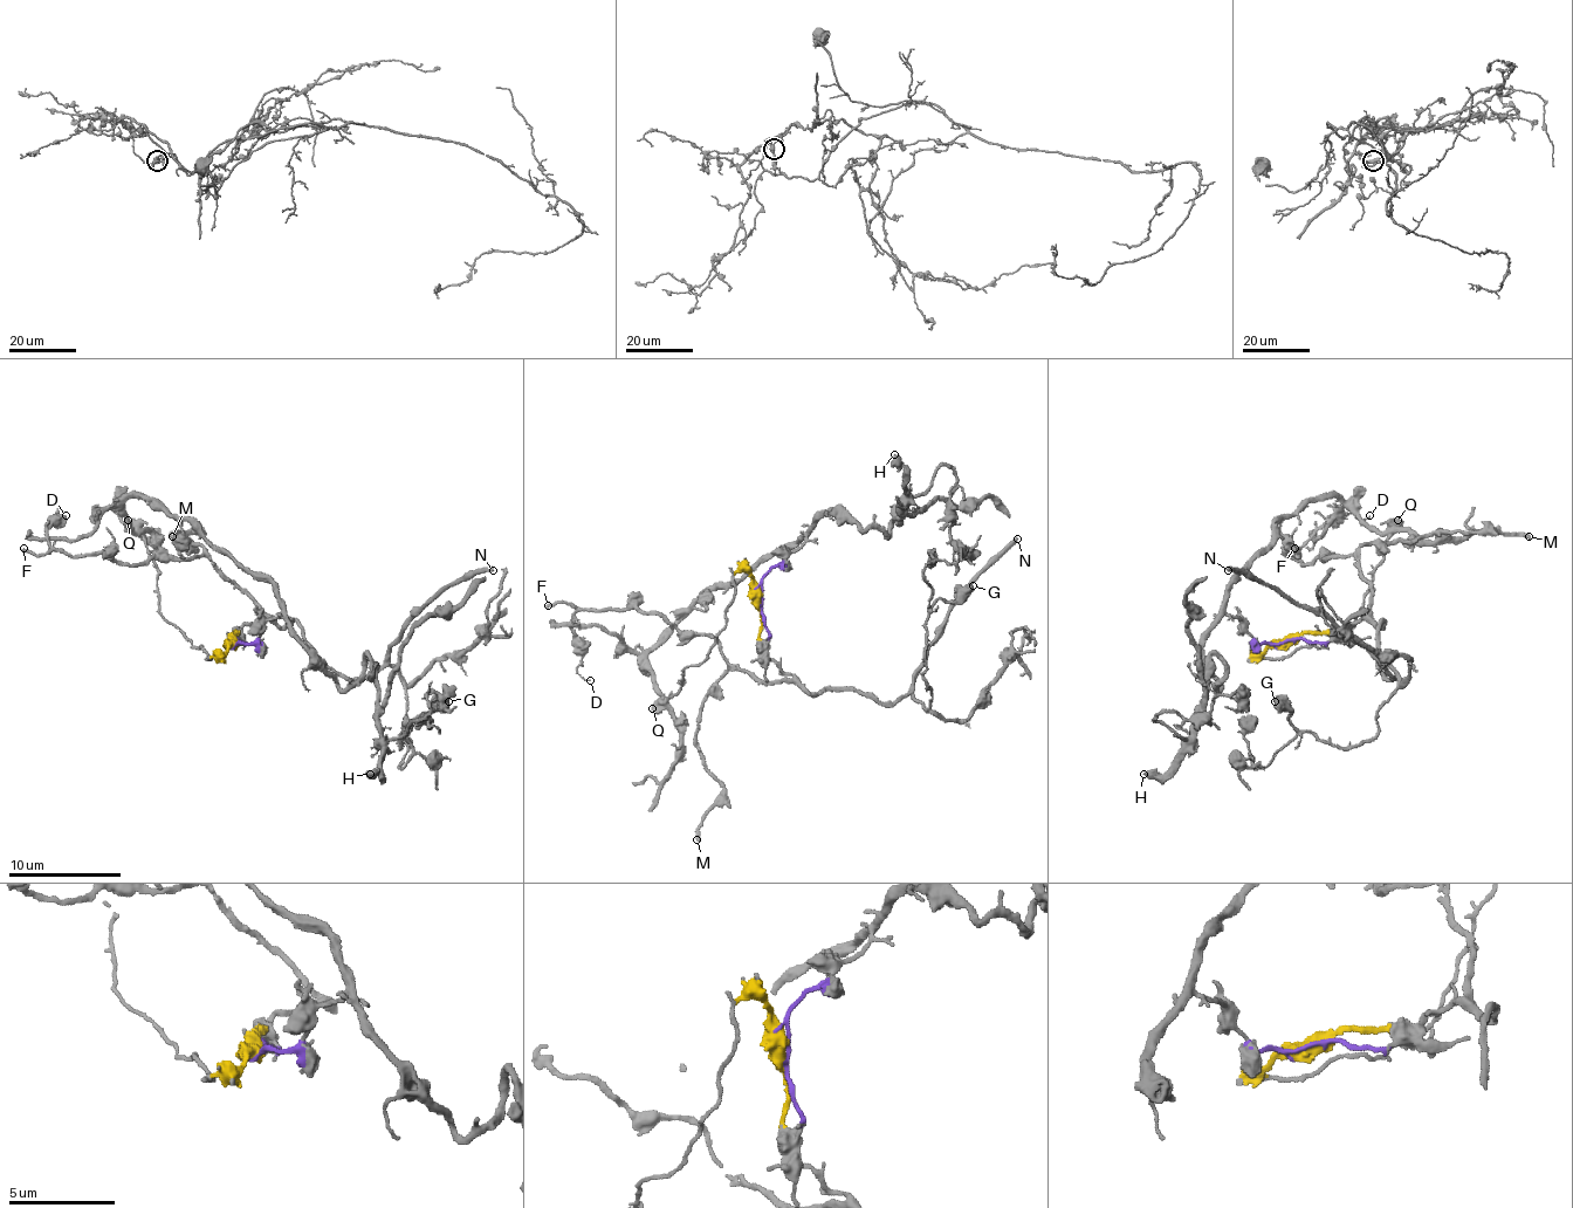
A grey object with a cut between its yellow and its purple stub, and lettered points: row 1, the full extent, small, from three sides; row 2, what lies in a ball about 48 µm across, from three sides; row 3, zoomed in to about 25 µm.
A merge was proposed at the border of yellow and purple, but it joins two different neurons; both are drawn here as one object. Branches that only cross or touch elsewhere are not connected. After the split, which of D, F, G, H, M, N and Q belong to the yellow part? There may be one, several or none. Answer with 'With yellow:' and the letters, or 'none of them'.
With yellow: D, F, G, M, N, Q

